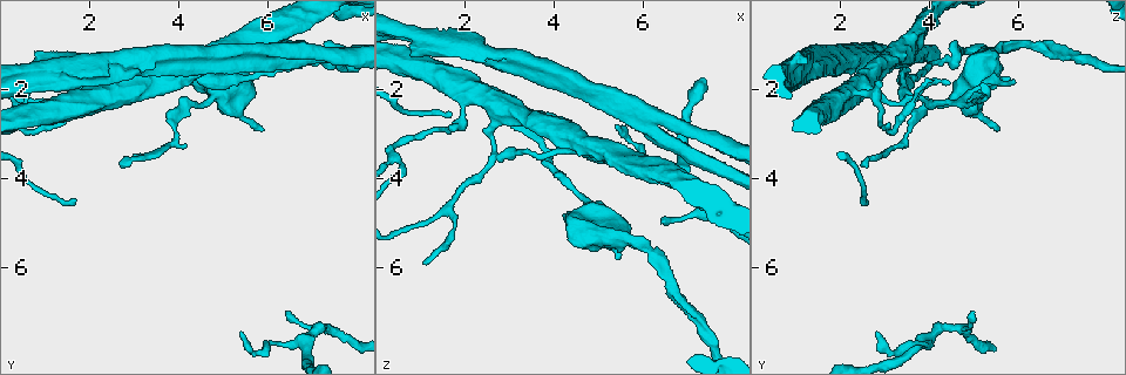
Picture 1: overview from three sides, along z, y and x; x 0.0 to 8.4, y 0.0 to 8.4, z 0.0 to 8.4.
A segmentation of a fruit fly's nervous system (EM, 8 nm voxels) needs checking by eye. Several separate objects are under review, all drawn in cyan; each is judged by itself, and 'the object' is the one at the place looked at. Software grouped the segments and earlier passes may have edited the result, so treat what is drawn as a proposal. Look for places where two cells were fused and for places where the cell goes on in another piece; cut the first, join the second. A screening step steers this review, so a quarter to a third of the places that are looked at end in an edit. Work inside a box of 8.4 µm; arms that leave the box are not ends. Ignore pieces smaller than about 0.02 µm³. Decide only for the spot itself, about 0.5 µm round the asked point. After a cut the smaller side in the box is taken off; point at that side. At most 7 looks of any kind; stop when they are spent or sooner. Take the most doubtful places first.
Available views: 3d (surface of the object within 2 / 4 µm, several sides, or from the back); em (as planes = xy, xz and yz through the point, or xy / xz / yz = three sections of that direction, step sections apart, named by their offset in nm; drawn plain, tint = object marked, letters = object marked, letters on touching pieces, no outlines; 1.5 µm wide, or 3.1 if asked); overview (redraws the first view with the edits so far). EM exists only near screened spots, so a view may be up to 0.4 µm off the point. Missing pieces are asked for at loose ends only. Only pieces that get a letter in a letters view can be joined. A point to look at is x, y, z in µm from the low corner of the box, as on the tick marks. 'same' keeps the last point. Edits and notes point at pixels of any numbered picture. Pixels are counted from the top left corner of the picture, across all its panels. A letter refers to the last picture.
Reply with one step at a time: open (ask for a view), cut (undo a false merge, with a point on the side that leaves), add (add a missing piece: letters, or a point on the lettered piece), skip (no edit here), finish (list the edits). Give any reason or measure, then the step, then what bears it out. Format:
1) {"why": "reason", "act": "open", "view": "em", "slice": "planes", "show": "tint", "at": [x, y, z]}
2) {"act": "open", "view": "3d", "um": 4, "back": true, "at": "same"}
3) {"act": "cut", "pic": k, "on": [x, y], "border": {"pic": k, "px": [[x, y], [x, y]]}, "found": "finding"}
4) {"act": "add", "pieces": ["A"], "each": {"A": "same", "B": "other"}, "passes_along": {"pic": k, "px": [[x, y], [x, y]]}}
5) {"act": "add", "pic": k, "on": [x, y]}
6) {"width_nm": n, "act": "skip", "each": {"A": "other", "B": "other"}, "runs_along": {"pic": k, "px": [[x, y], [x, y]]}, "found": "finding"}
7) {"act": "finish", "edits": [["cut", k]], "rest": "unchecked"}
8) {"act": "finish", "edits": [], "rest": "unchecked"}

{"why": "three-way junction", "act": "open", "view": "em", "slice": "planes", "show": "letters", "at": [2.65, 2.25, 3.50]}

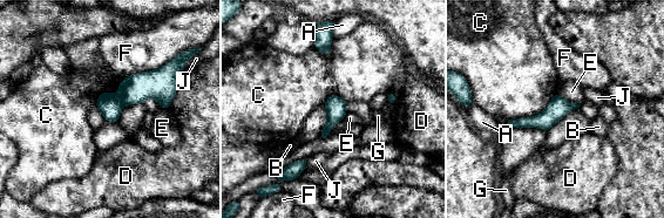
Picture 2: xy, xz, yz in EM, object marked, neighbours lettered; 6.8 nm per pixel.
{"width_nm": 140, "act": "cut", "pic": 2, "on": [136, 88], "each": {"A": "other", "B": "other", "C": "other", "D": "other", "E": "other", "F": "other", "G": "other", "J": "other"}, "border": {"pic": 2, "px": [[116, 95], [123, 104]]}, "found": "two cells meet here"}

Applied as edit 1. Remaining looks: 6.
{"act": "open", "view": "overview"}

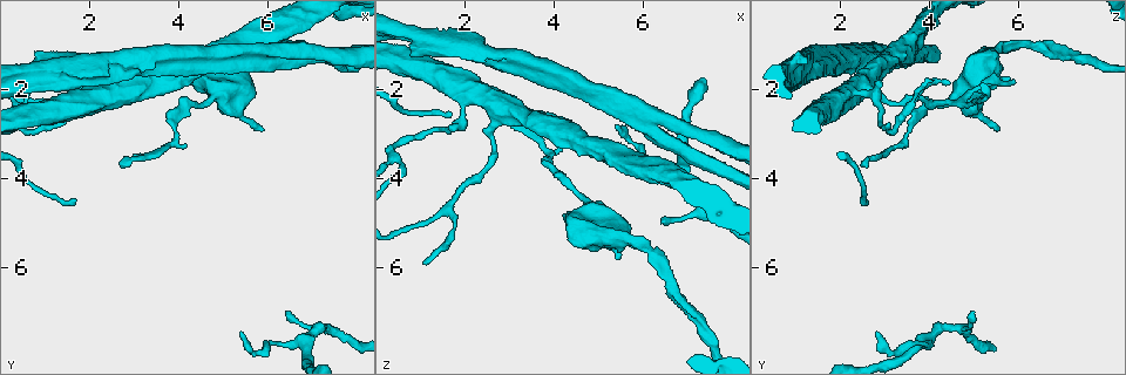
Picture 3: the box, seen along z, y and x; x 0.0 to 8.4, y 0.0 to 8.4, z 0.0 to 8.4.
{"why": "an open end", "act": "open", "view": "3d", "um": 2, "at": [5.40, 7.50, 2.80]}

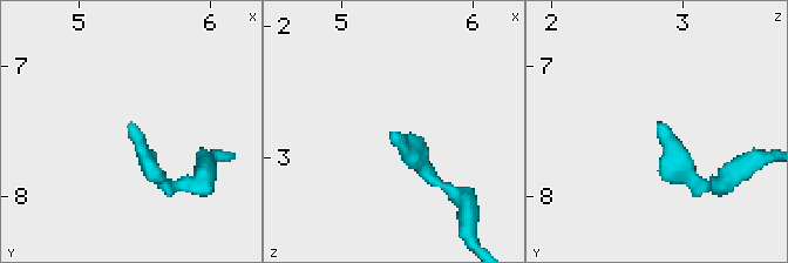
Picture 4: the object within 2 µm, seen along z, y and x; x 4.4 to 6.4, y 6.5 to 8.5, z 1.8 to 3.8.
{"why": "shape alone is not enough", "act": "open", "view": "em", "slice": "xz", "step": 8, "show": "letters", "at": [5.42, 7.46, 2.80]}

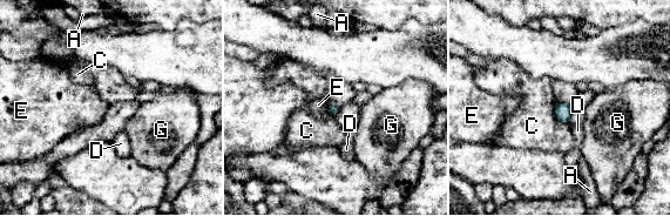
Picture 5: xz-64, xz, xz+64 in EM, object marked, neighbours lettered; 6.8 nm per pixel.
{"act": "skip", "each": {"A": "other", "C": "other", "D": "other", "E": "other", "G": "other"}, "border": {"pic": 5, "px": [[330, 103], [327, 112]]}, "found": "no lettered piece goes on from it"}

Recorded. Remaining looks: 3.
{"act": "finish", "edits": [["cut", 2]], "rest": "unchecked"}

